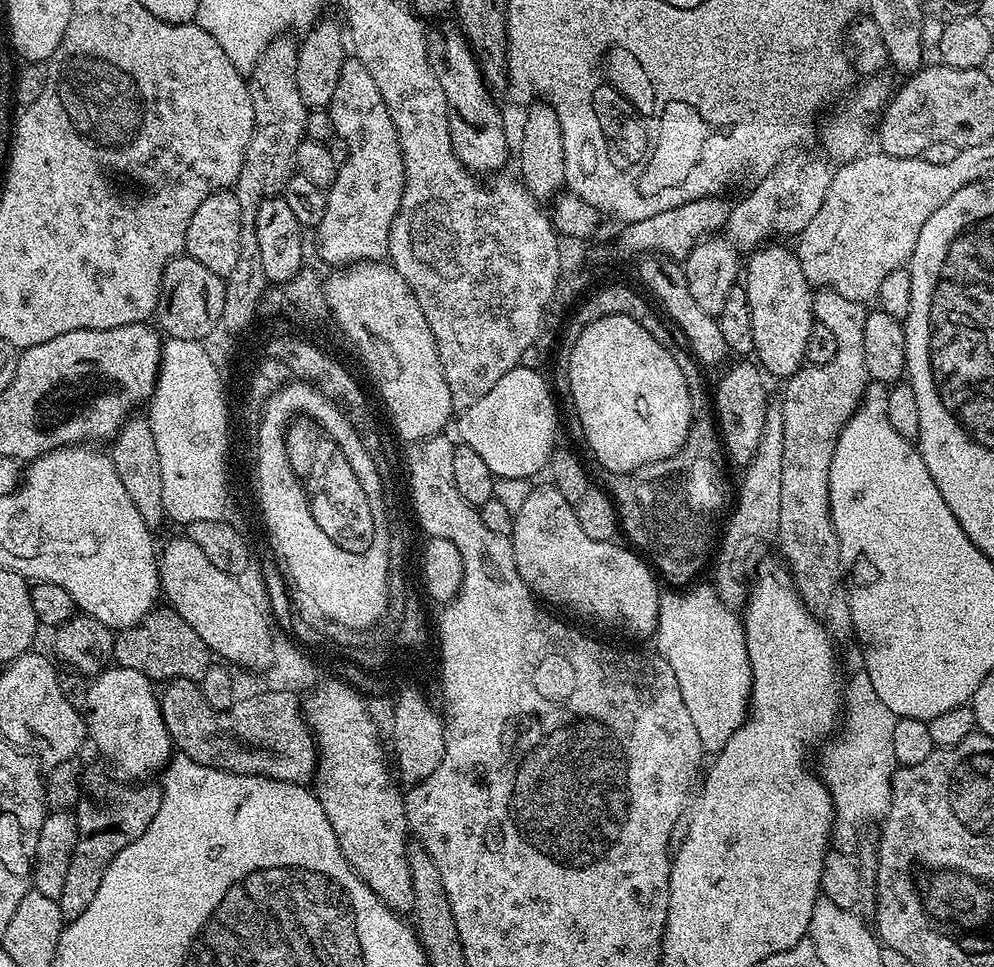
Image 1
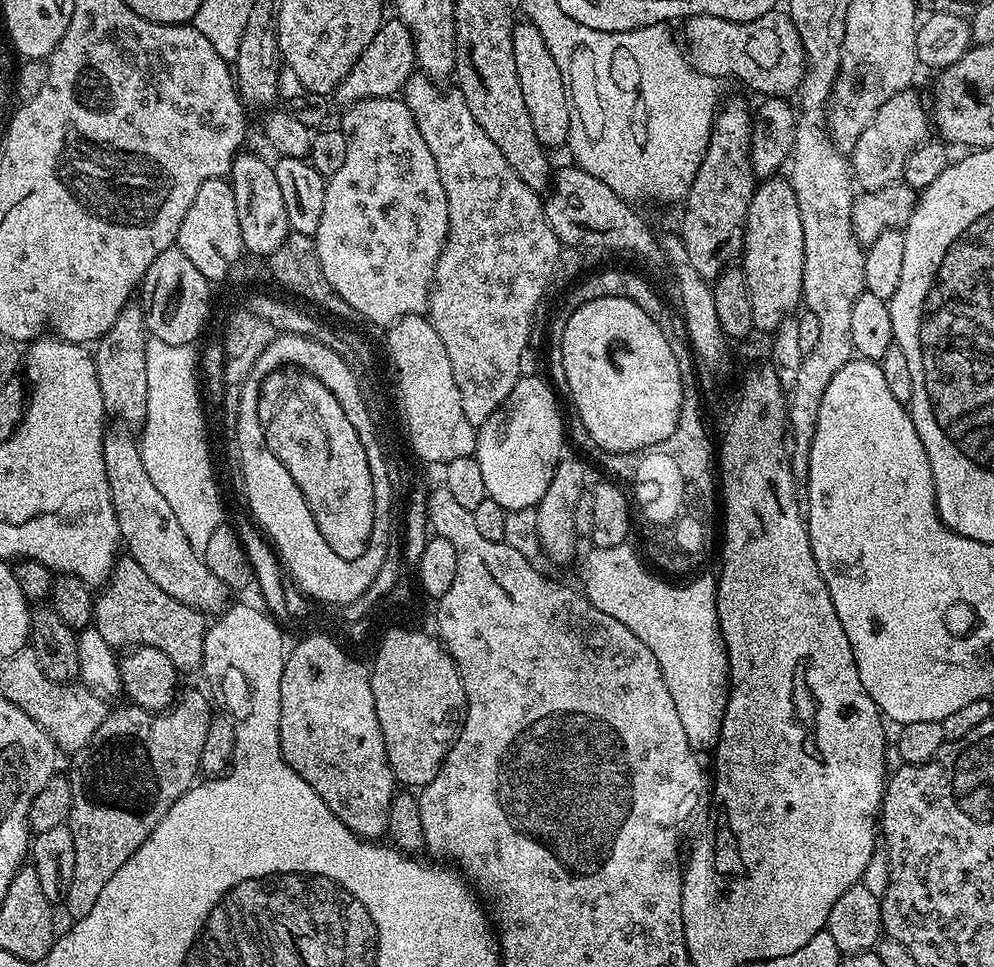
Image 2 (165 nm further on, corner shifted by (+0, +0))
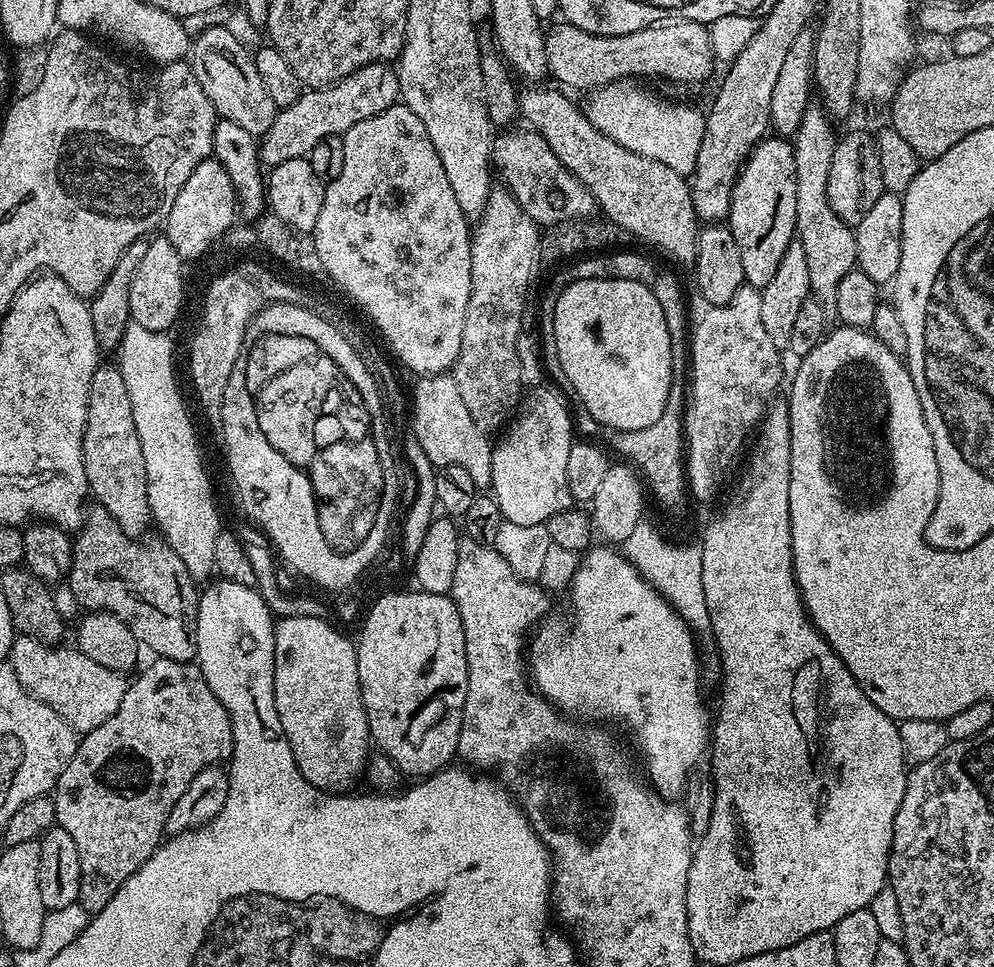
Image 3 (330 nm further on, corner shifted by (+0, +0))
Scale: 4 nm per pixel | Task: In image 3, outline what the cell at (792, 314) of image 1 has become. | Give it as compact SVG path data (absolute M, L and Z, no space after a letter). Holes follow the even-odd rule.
M765 138L752 149L736 180L726 221L742 250L745 285L763 289L796 236L796 167L794 147L784 140Z

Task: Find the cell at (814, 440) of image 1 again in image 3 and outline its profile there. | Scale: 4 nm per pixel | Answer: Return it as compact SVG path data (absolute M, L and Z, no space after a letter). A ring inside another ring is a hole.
M809 106L802 114L802 122L794 129L794 166L796 167L796 236L806 252L810 270L811 295L829 312L835 313L838 282L856 268L856 233L830 206L826 182L830 178L830 162L838 132L832 129L833 121L820 106Z

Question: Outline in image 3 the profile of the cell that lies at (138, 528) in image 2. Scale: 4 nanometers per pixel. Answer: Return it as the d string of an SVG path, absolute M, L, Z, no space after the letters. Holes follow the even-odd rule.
M119 367L96 369L88 399L82 450L86 478L95 503L109 512L127 536L143 537L143 532L154 524L148 497L146 458L142 458L142 442L138 442L130 394L126 394L126 378L122 378Z

